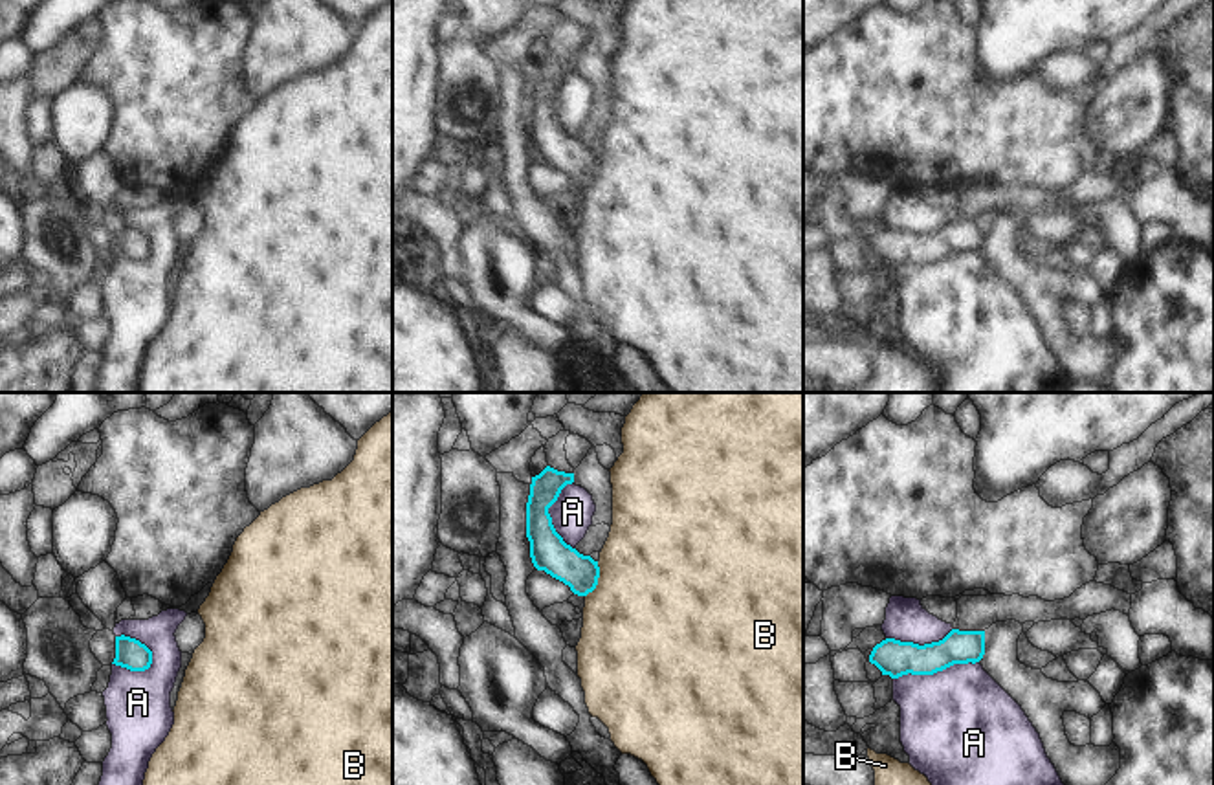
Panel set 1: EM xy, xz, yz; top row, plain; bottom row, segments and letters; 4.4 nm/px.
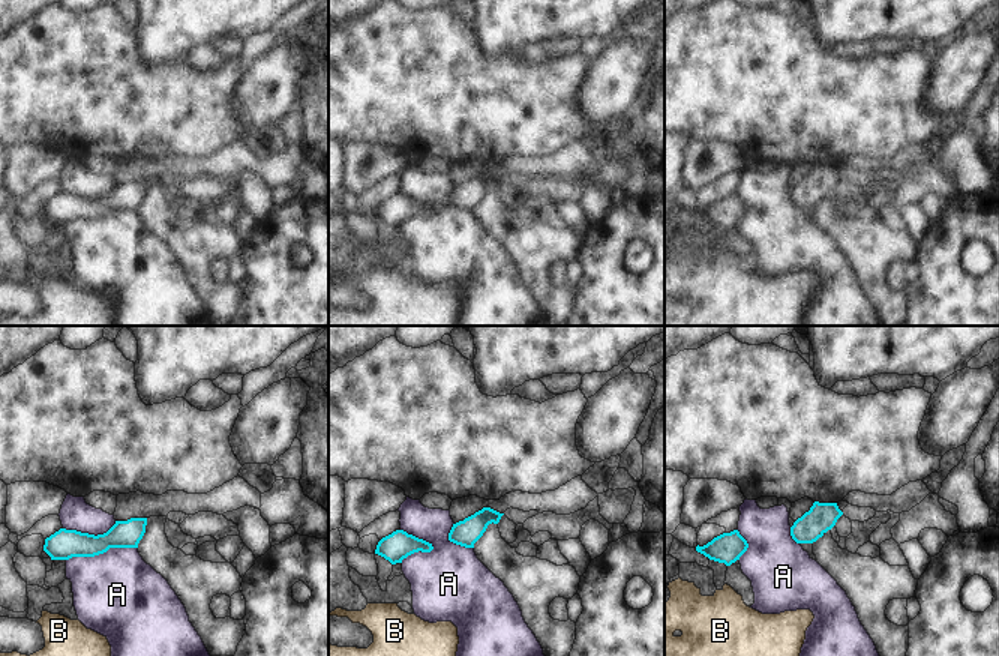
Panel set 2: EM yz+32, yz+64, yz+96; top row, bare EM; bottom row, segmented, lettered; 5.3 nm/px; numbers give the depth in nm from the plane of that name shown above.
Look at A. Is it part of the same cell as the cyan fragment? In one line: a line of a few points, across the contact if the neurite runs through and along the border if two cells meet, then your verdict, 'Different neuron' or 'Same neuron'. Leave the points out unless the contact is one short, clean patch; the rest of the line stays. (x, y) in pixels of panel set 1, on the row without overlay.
Line: xy (116, 224), (138, 228), (151, 241), (151, 255). Different neuron.

